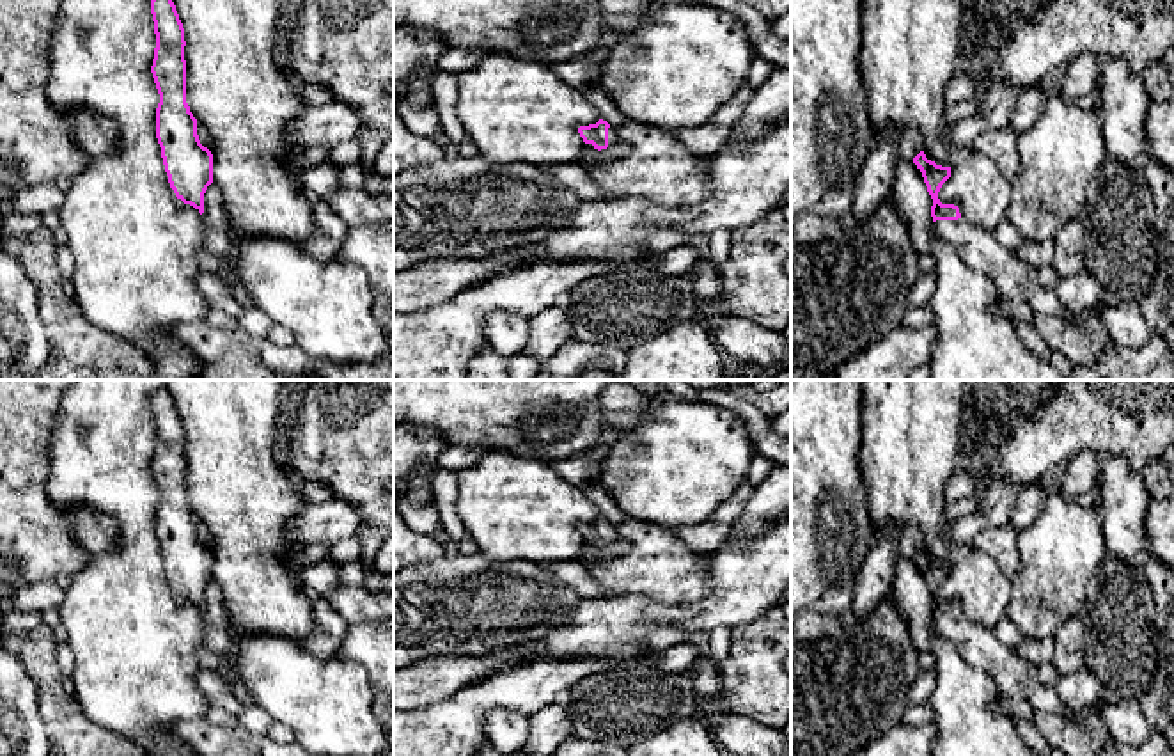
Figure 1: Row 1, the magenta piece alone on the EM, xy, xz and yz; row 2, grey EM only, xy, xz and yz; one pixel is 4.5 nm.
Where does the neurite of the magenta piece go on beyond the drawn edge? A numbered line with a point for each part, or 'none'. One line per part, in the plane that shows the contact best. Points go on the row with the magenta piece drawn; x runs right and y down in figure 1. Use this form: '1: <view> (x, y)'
1: xz (614, 149)

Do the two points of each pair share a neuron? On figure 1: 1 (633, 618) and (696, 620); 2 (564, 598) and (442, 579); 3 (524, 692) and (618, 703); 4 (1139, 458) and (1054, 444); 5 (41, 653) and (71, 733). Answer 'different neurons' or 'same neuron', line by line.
1: same neuron
2: same neuron
3: different neurons
4: same neuron
5: same neuron

